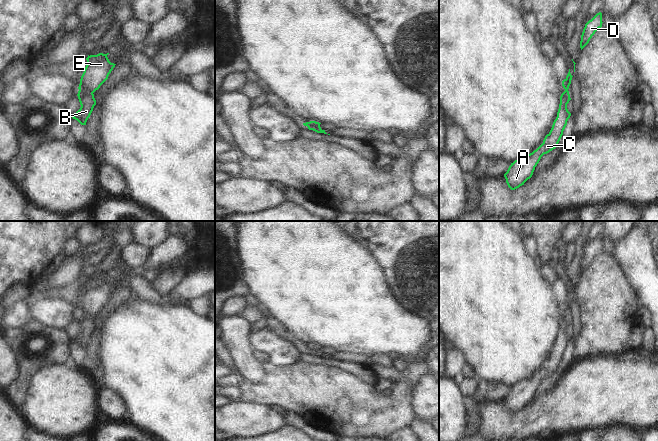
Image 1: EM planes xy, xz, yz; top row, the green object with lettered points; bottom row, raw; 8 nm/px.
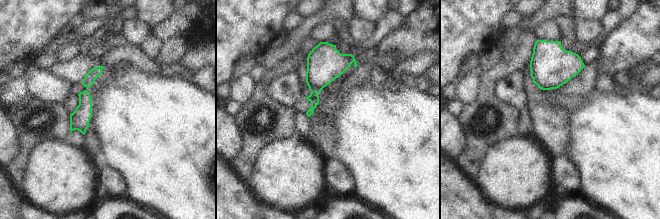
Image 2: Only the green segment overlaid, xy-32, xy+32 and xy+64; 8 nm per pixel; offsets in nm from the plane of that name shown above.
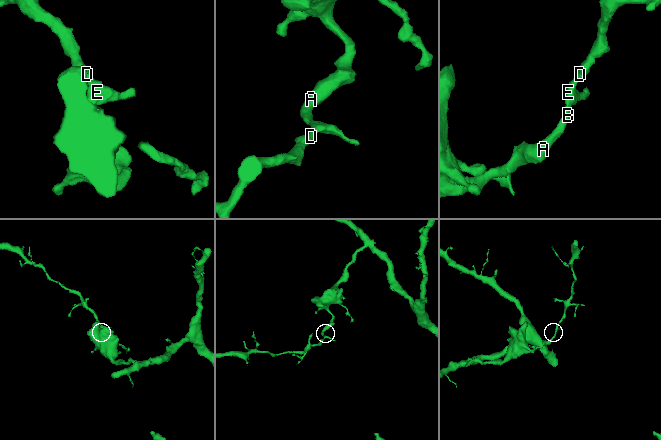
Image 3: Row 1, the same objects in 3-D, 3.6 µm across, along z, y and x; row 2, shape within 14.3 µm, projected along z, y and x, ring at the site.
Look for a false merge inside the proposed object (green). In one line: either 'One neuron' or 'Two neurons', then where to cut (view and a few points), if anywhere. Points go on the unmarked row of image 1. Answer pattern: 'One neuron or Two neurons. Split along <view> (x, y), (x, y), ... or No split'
One neuron. No split.

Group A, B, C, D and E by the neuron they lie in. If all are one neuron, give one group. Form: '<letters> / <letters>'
A B C D E

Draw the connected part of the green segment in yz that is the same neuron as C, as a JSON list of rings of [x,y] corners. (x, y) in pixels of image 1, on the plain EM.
[[[569,293],[566,302],[562,305],[562,310],[565,315],[560,320],[557,341],[553,346],[550,356],[545,360],[543,367],[532,377],[522,380],[511,387],[507,396],[504,398],[506,407],[511,414],[515,414],[524,409],[532,401],[541,381],[557,371],[567,349],[567,345],[571,340],[571,337],[567,333],[567,328],[571,324],[568,313],[572,301]]]

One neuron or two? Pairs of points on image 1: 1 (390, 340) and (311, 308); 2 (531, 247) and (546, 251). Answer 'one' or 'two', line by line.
1: one
2: two

